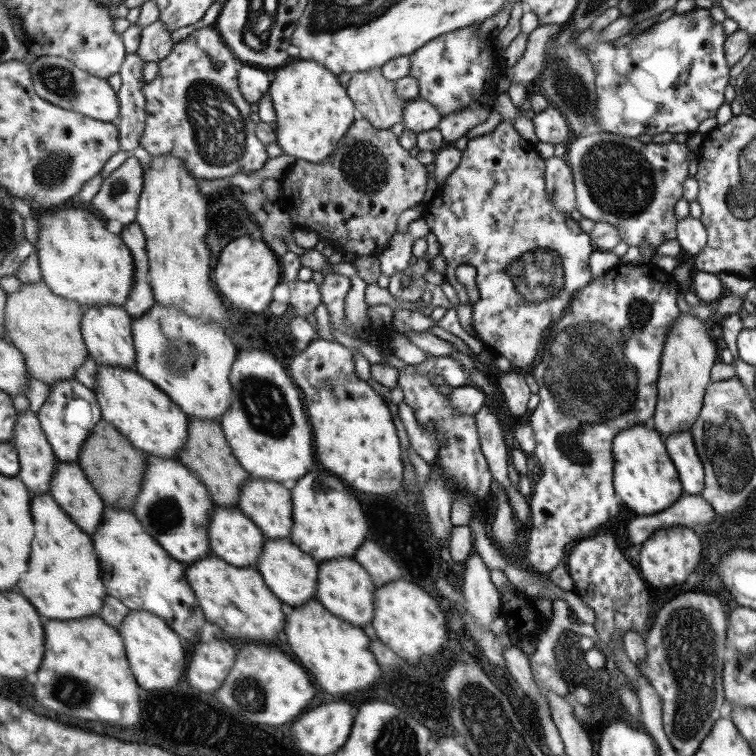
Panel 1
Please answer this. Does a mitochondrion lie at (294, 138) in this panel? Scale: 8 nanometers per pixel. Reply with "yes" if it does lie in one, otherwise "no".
no

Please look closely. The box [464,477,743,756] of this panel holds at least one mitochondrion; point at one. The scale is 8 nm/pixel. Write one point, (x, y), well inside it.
(689, 643)

